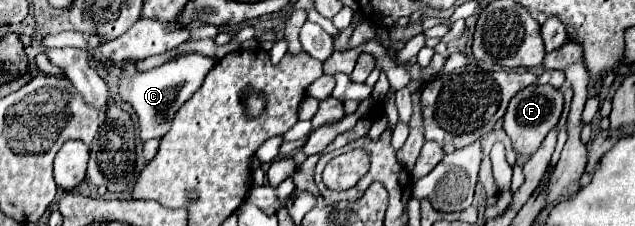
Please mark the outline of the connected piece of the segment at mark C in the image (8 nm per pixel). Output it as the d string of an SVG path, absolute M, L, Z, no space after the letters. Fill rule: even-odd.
M181 54L165 62L163 66L147 70L147 72L137 72L133 64L127 64L123 68L123 80L119 84L119 94L121 94L121 100L129 102L133 110L137 112L139 128L141 128L139 136L143 142L149 138L165 136L175 112L201 88L207 72L211 72L215 64L217 64L215 58L207 58L201 54Z

